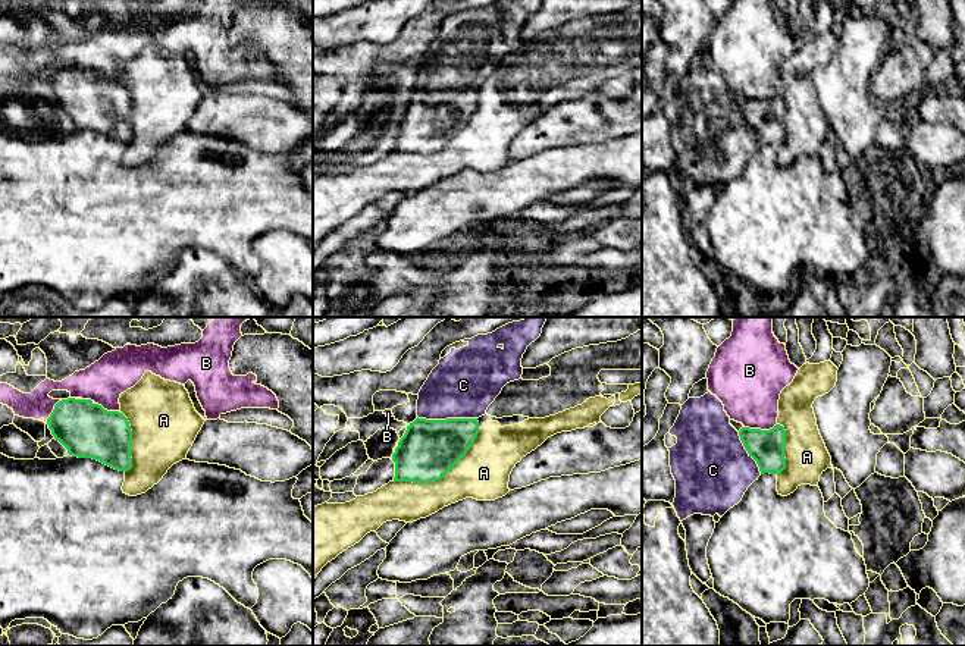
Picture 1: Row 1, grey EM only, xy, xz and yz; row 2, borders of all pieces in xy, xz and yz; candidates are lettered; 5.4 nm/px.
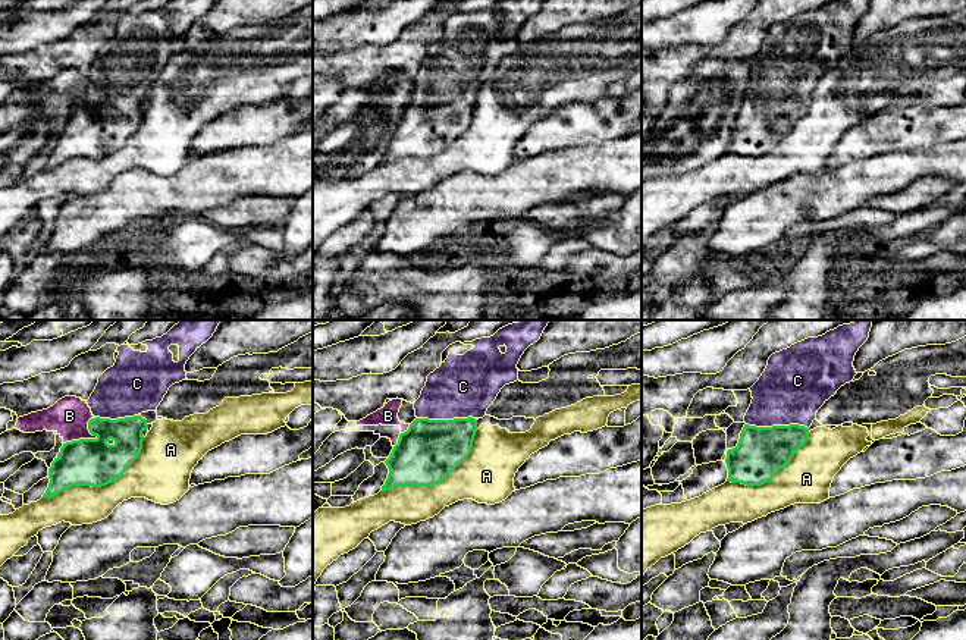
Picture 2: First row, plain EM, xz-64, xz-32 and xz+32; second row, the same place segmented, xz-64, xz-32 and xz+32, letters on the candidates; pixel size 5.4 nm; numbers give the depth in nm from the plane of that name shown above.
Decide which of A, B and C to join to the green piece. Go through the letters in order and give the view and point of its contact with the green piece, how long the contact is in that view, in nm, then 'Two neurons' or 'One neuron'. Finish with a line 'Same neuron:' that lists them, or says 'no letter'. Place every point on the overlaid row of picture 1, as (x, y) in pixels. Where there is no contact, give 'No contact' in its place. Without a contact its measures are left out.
A: Touches green at xz (442, 477). Shared border 550 nm. Two neurons
B: Touches green at yz (760, 429). Shared border 180 nm. Two neurons
C: Touches green at xz (447, 419). Shared border 320 nm. One neuron
Same neuron: C

